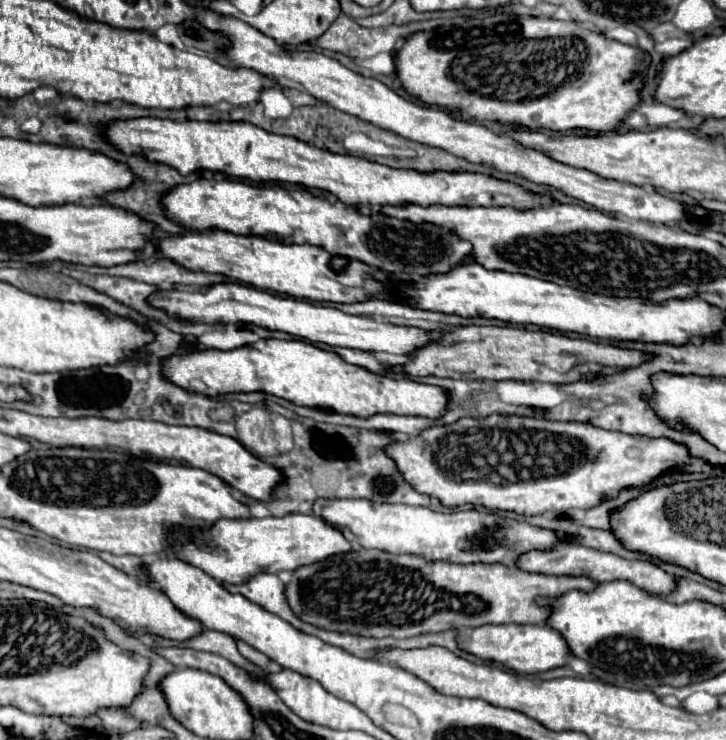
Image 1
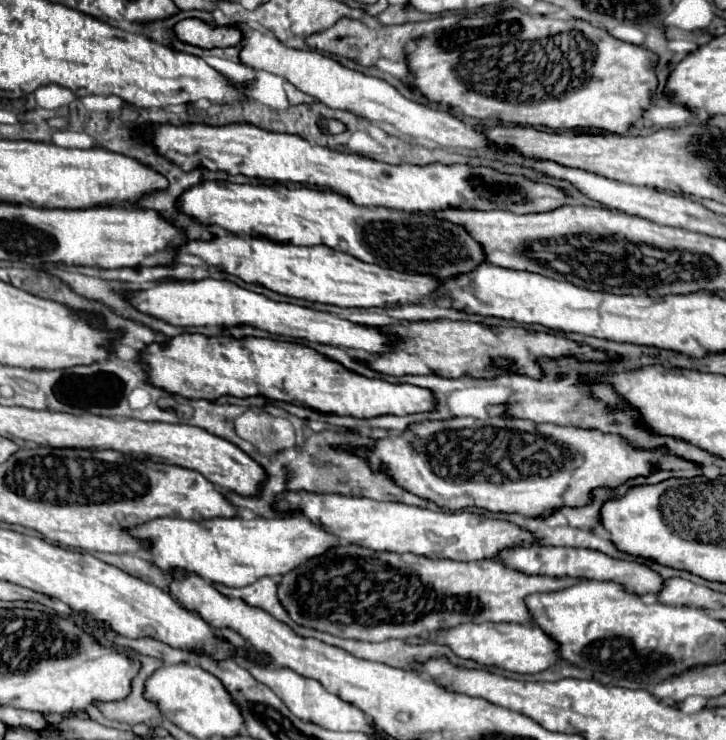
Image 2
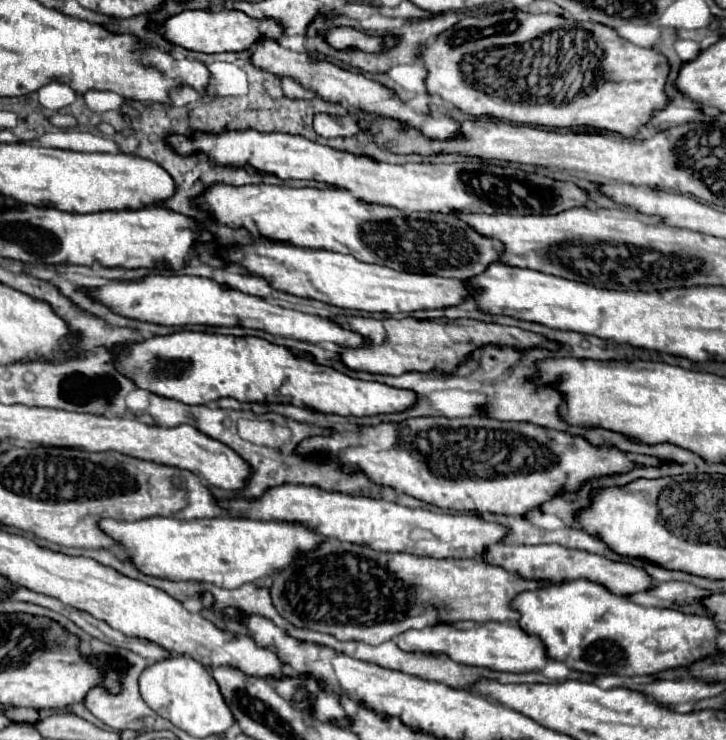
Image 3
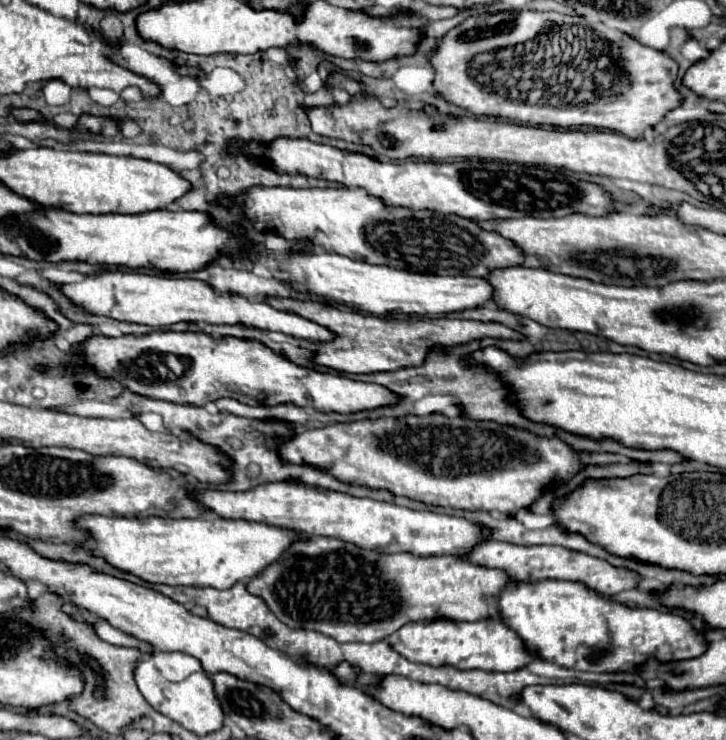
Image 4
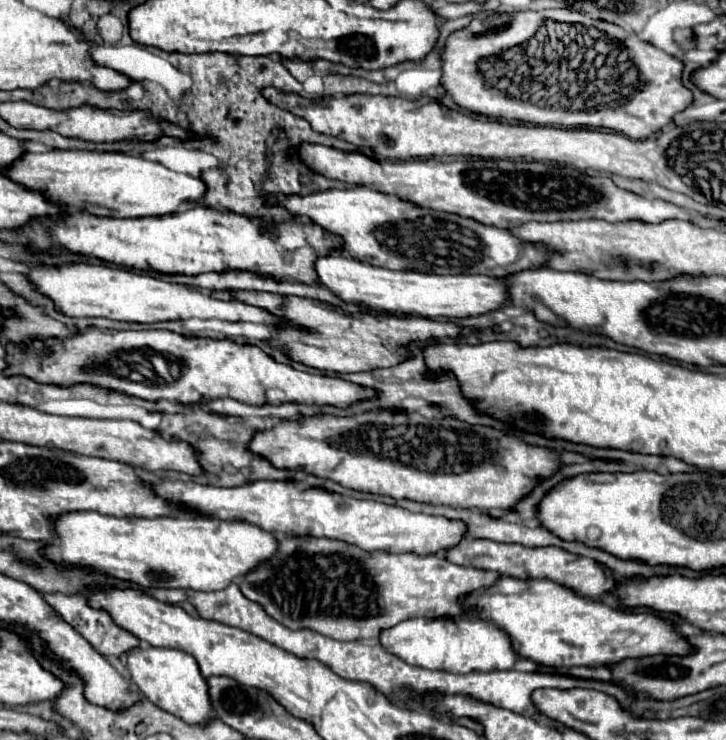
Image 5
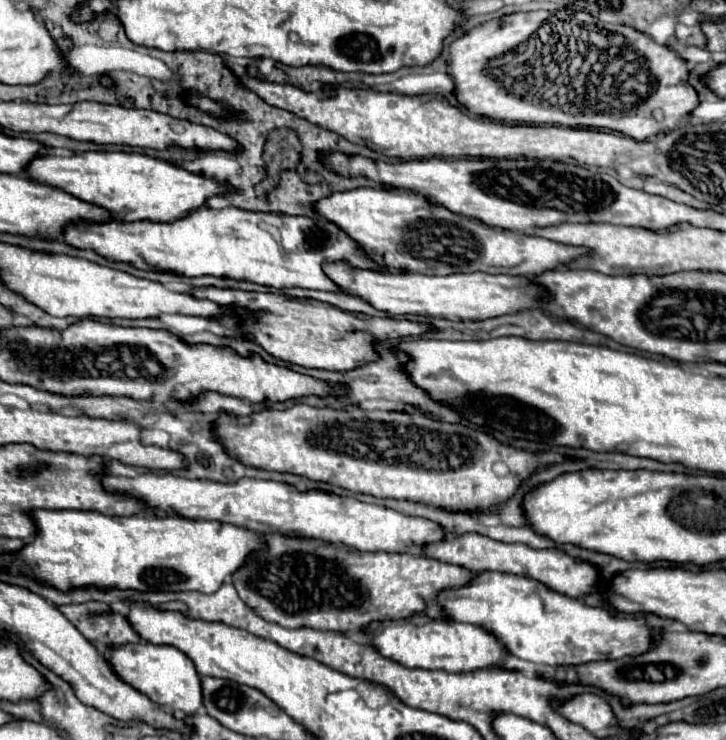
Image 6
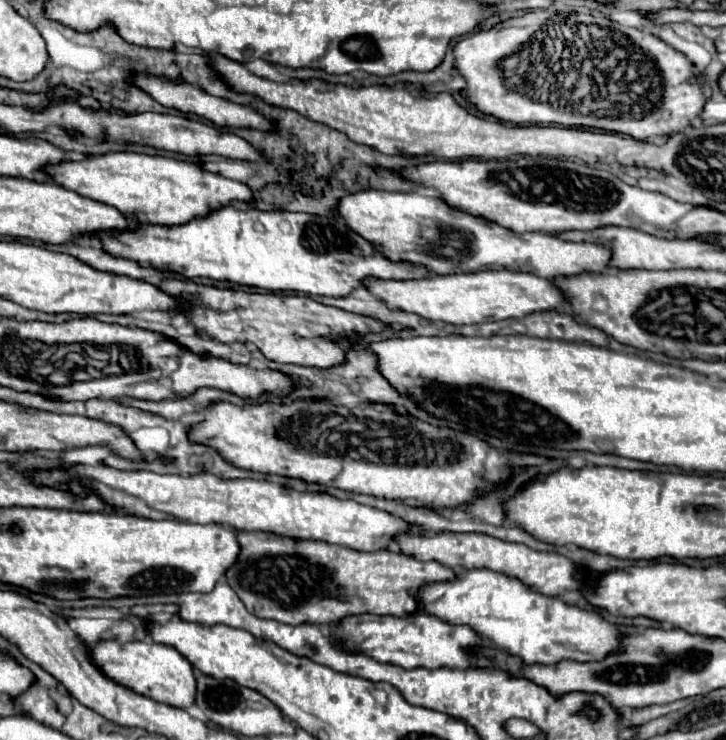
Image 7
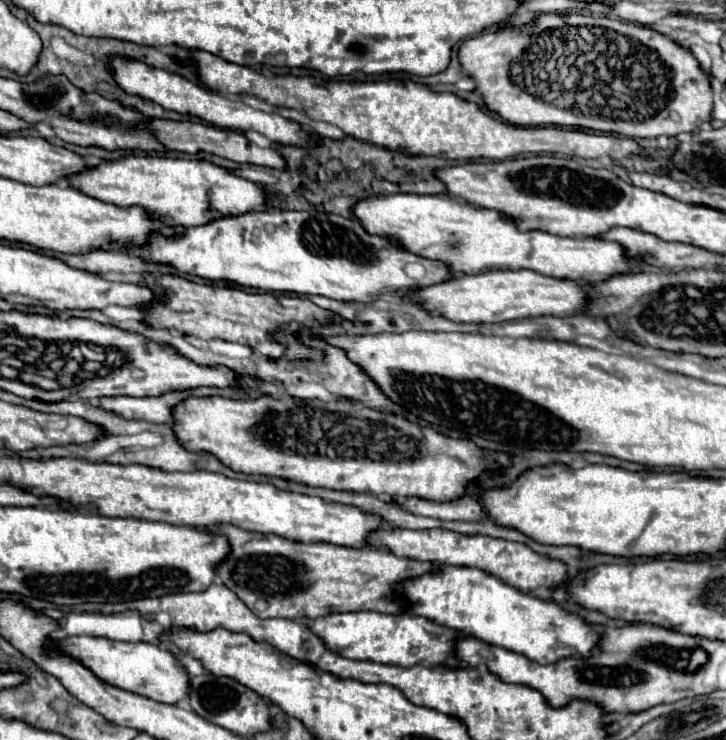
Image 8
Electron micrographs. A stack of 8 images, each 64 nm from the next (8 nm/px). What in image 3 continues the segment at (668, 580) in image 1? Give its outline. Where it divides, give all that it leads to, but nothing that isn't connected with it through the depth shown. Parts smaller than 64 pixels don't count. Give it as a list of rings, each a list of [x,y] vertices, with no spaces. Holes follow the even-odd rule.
[[[498,542],[484,554],[484,560],[490,564],[496,564],[496,566],[502,566],[510,572],[516,572],[522,578],[530,578],[530,580],[564,582],[564,580],[586,578],[590,582],[602,582],[602,586],[610,586],[610,590],[614,590],[614,594],[624,594],[624,596],[630,596],[636,592],[646,592],[646,590],[654,588],[652,576],[640,566],[626,564],[626,562],[614,562],[600,554],[592,554],[586,550],[572,550],[572,548],[564,548],[558,544],[526,546],[526,544]]]

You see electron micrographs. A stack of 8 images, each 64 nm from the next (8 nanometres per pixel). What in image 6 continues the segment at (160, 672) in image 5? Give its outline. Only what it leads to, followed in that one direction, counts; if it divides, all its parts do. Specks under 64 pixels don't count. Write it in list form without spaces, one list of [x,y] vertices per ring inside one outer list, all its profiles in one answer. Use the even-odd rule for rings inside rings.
[[[150,642],[126,644],[112,650],[112,666],[116,674],[146,694],[154,704],[170,710],[182,712],[186,716],[194,716],[202,704],[202,682],[196,672],[194,662],[174,646],[154,646]]]

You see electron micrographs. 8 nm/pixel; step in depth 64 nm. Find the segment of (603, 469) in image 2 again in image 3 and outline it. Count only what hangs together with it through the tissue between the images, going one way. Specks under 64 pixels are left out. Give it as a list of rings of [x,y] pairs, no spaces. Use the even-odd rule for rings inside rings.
[[[470,416],[470,418],[408,418],[402,424],[380,424],[380,426],[366,426],[362,434],[352,434],[352,432],[332,432],[326,438],[310,438],[310,442],[302,442],[302,450],[314,450],[320,454],[334,454],[338,462],[346,462],[346,466],[358,466],[358,470],[366,470],[368,478],[374,478],[374,482],[382,482],[386,486],[394,486],[394,490],[410,494],[418,500],[424,500],[428,504],[436,504],[442,510],[478,510],[478,512],[494,512],[494,514],[528,514],[532,510],[538,510],[544,502],[564,494],[564,492],[578,492],[588,480],[602,478],[602,476],[614,476],[614,474],[626,474],[634,468],[638,468],[638,462],[630,460],[626,452],[618,450],[616,446],[610,444],[592,444],[584,436],[572,436],[568,432],[560,432],[554,428],[542,428],[530,422],[500,422],[494,418],[484,418],[484,416]]]

